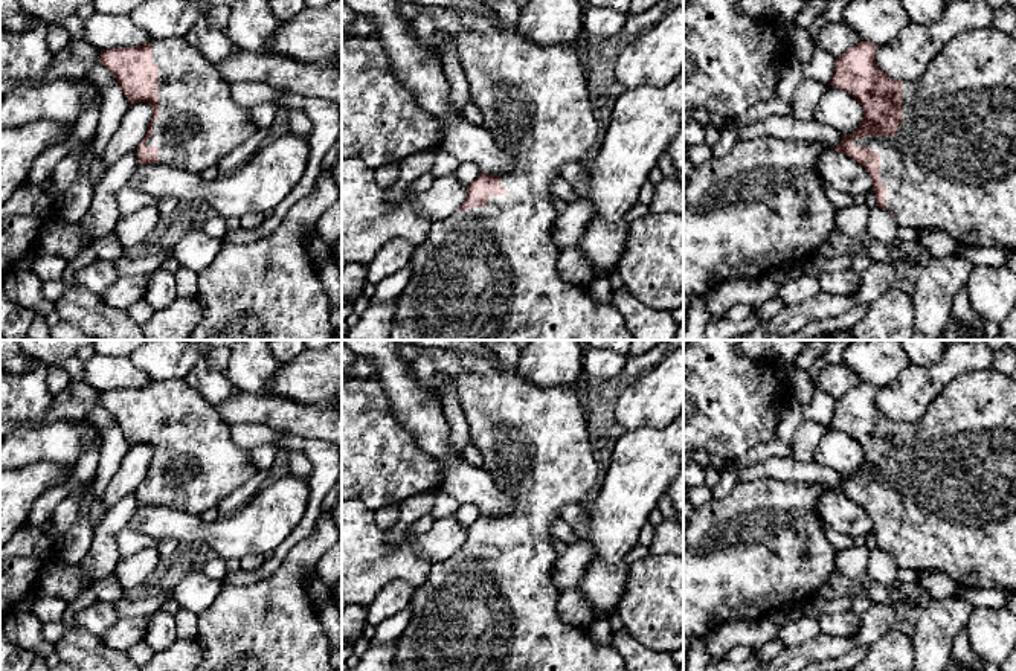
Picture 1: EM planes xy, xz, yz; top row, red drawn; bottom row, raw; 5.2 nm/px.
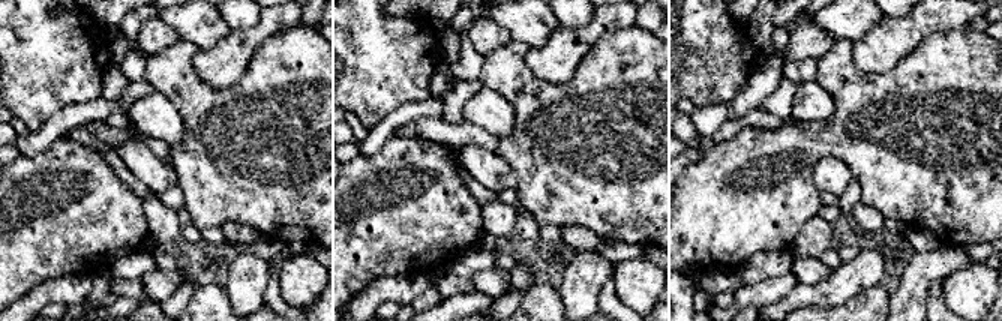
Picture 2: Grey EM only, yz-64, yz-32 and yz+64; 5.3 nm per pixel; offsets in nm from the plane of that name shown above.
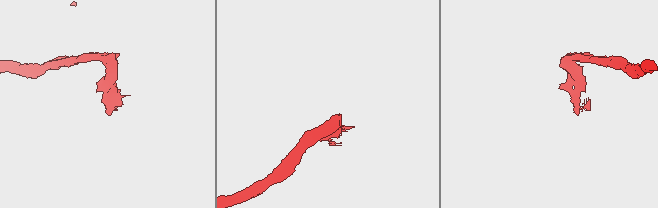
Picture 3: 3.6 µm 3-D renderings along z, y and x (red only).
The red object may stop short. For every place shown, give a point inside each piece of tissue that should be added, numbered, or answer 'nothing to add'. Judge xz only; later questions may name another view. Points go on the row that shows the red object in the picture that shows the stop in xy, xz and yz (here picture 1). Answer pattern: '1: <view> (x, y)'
1: xz (487, 273)

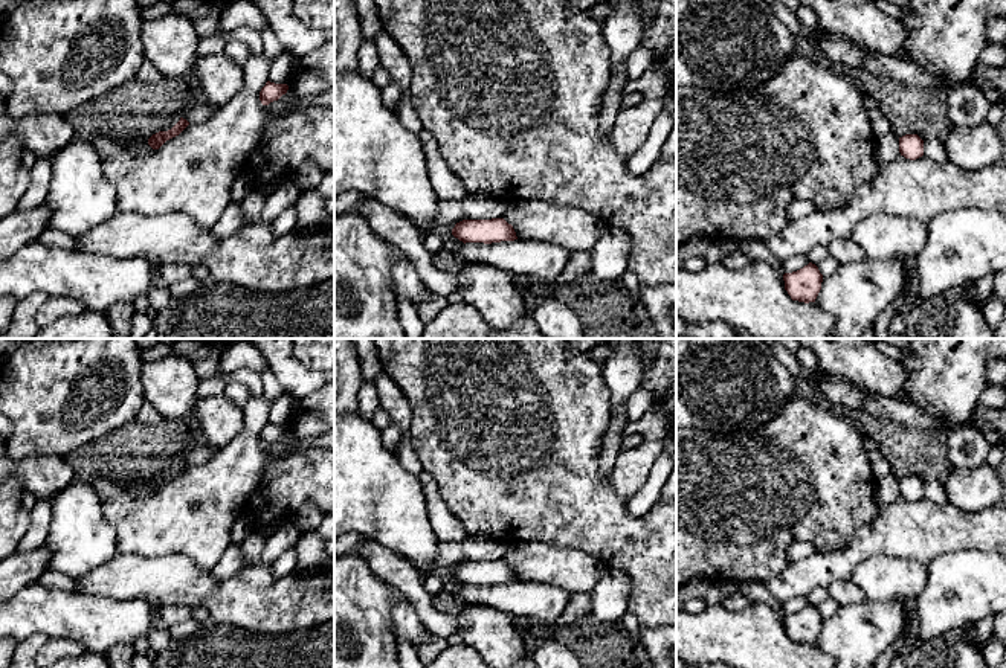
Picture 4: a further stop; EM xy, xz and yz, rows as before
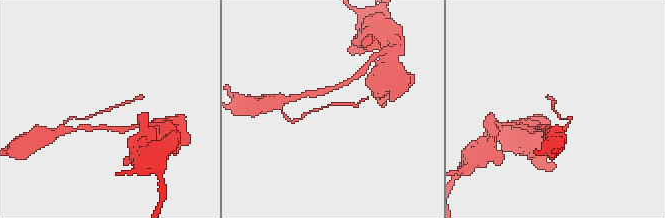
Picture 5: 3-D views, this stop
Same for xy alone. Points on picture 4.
nothing to add

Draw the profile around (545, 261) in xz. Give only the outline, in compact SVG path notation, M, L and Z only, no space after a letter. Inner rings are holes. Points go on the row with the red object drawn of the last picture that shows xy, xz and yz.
M540 241L466 242L455 250L464 262L492 265L510 275L527 275L543 281L556 281L569 262L574 249Z

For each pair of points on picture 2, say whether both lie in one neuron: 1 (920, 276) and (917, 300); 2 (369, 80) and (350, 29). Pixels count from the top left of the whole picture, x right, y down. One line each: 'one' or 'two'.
1: one
2: one

